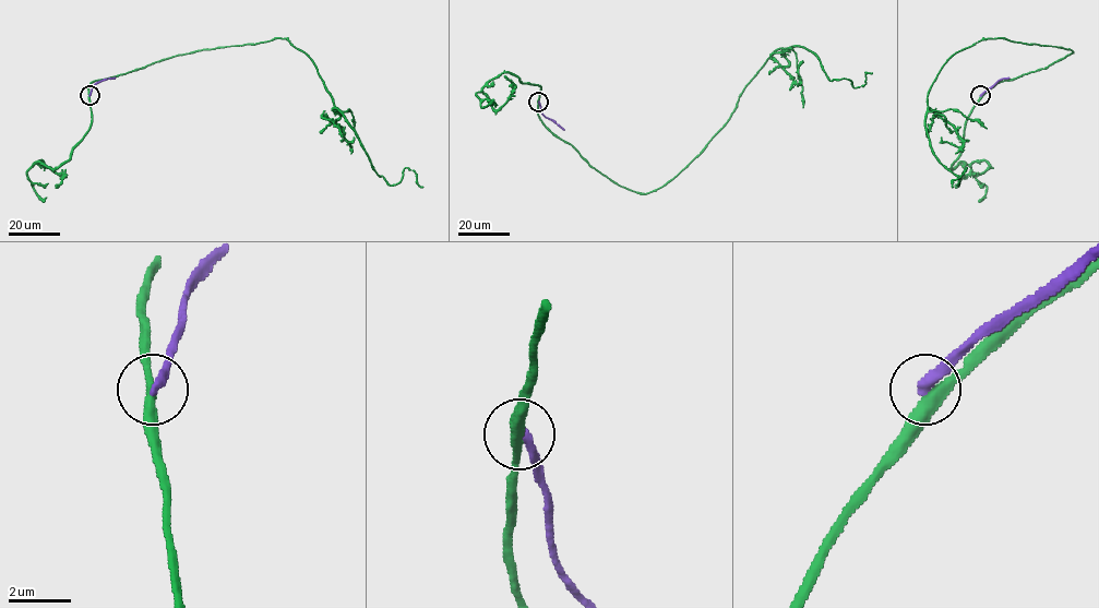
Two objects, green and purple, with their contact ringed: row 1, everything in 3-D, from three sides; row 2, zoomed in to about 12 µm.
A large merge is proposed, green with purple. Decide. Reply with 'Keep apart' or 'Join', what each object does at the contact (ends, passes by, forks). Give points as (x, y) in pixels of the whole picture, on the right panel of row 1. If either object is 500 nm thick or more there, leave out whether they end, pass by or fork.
Keep apart. At the ring green passes by. At the ring purple ends

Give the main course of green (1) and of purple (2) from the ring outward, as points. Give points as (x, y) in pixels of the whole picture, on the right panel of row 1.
1: (981, 96), (1072, 50), (989, 38), (946, 61), (928, 94), (924, 126), (958, 186), (967, 167), (952, 187)
2: (981, 96), (1000, 80), (1008, 78)

